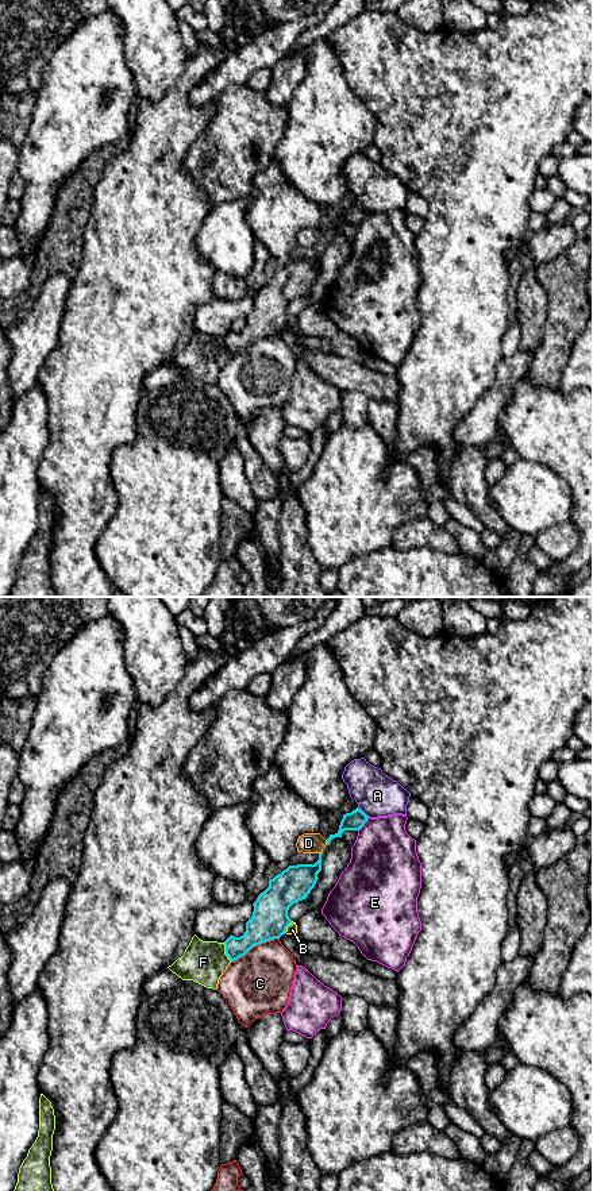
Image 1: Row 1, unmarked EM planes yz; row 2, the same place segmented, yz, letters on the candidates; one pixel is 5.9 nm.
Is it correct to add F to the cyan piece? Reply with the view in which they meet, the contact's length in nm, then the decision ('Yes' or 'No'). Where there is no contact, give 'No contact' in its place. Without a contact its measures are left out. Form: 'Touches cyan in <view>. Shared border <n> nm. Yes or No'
Touches cyan in yz. Shared border 120 nm. Yes

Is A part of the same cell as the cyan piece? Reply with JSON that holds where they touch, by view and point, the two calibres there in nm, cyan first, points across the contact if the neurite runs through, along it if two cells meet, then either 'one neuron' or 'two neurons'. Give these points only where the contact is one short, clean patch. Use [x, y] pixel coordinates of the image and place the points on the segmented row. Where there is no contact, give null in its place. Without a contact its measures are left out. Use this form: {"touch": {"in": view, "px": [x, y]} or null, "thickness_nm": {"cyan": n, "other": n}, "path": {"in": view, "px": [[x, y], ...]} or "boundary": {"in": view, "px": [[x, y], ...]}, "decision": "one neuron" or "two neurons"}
{"touch": {"in": "yz", "px": [362, 812]}, "thickness_nm": {"cyan": 110, "other": 260}, "decision": "two neurons"}

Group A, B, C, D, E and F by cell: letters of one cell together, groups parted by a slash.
A / B / C / D / E / F

